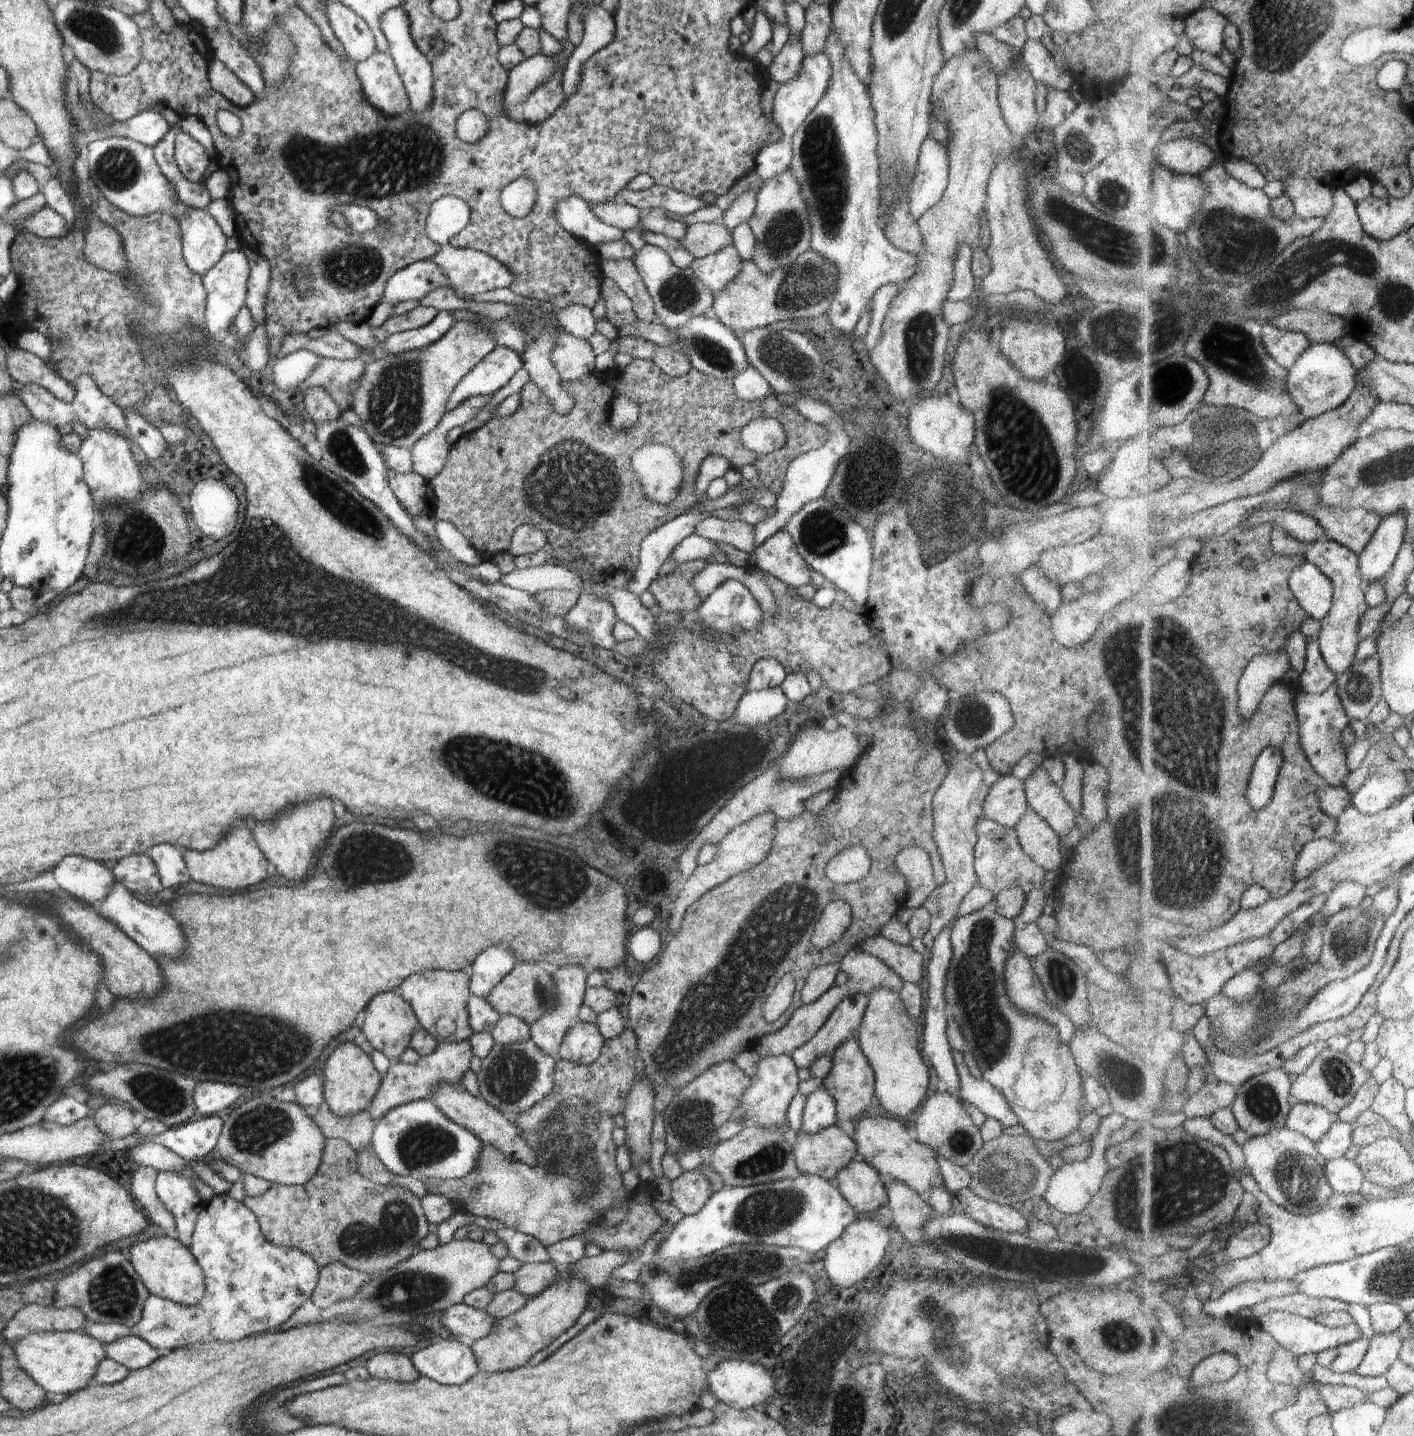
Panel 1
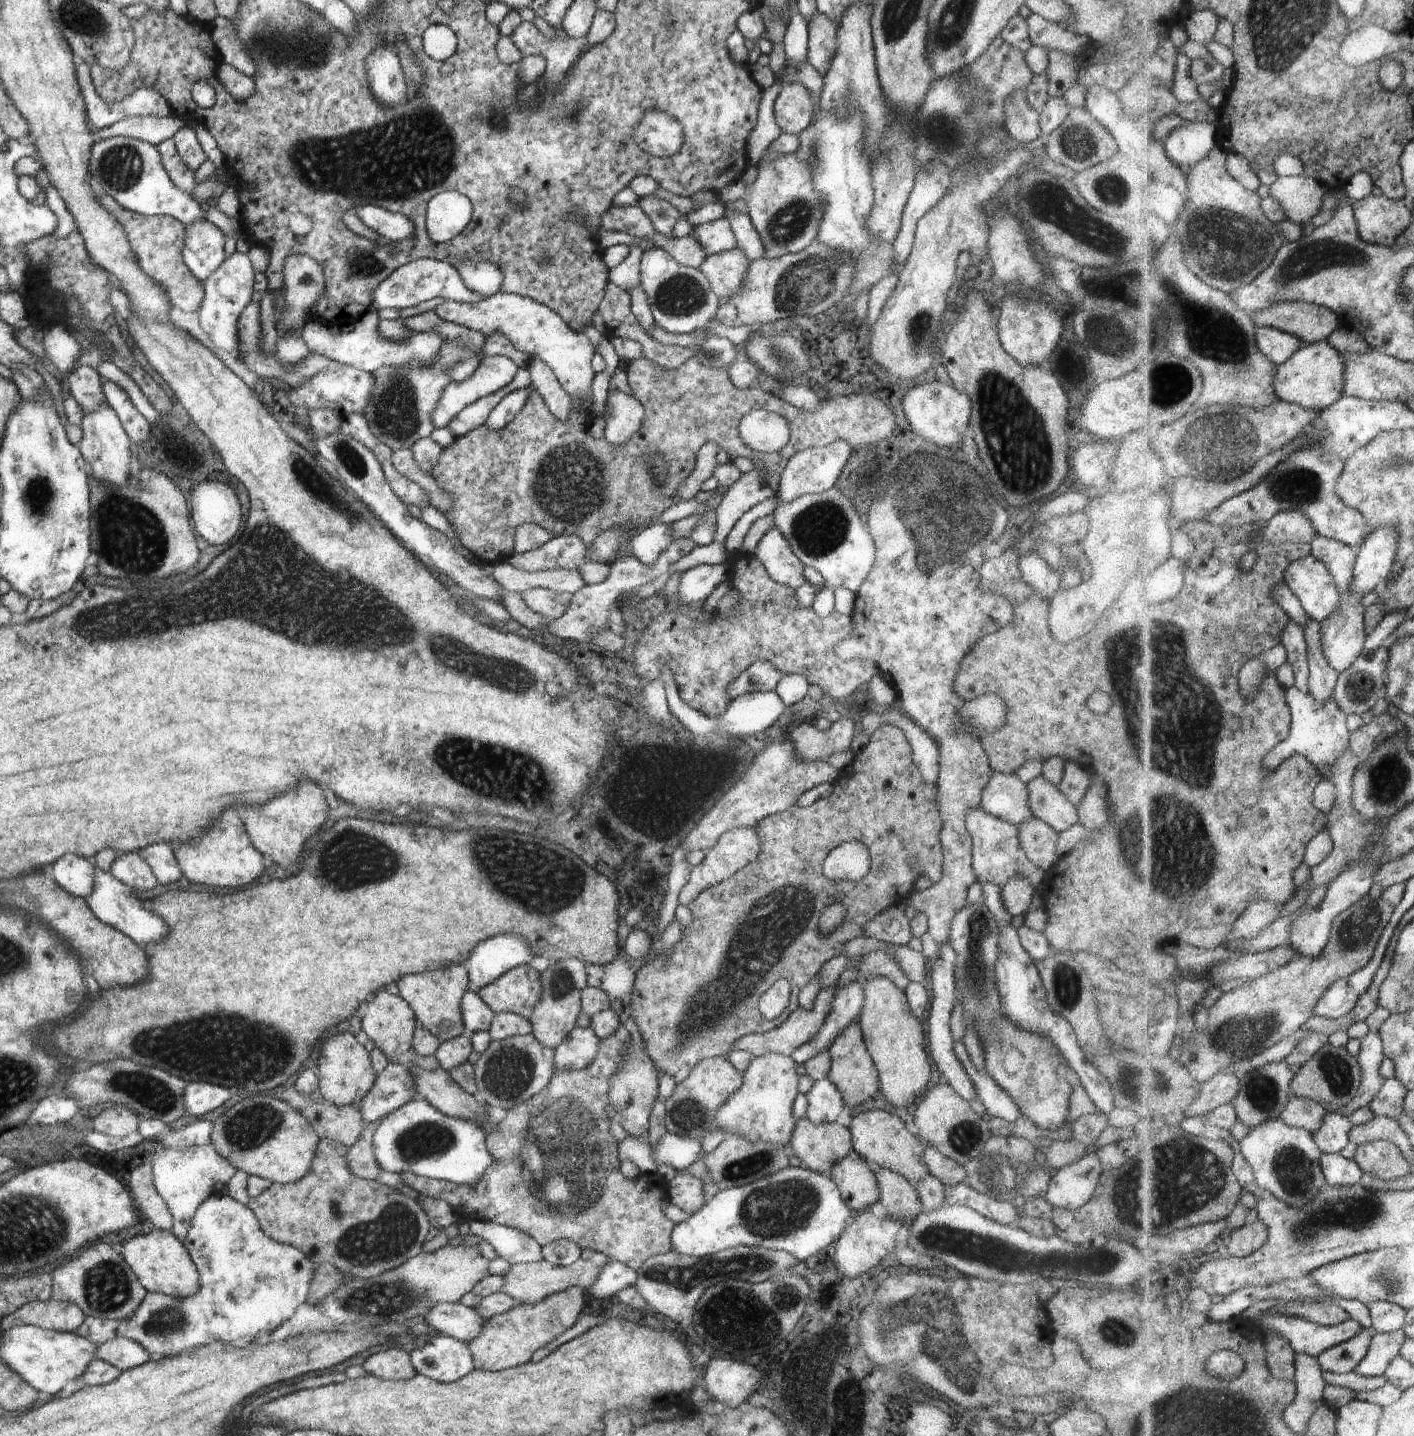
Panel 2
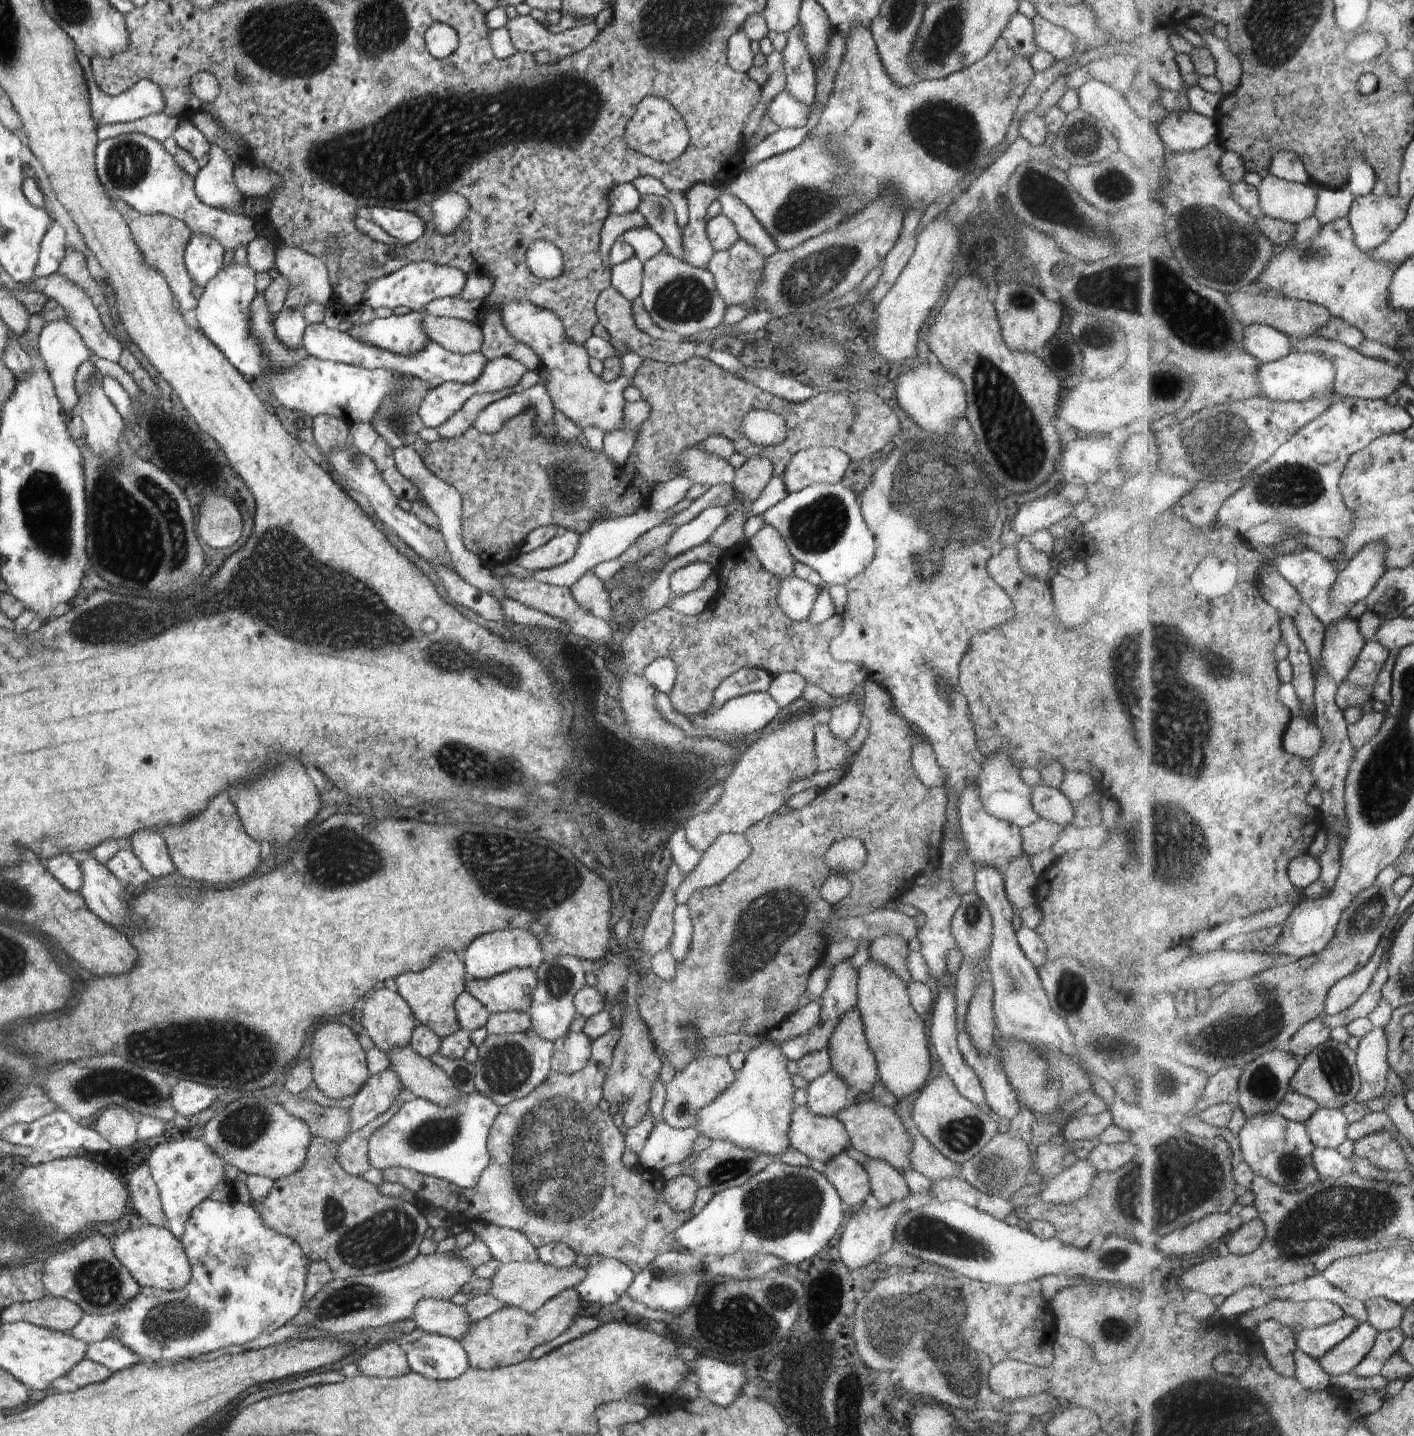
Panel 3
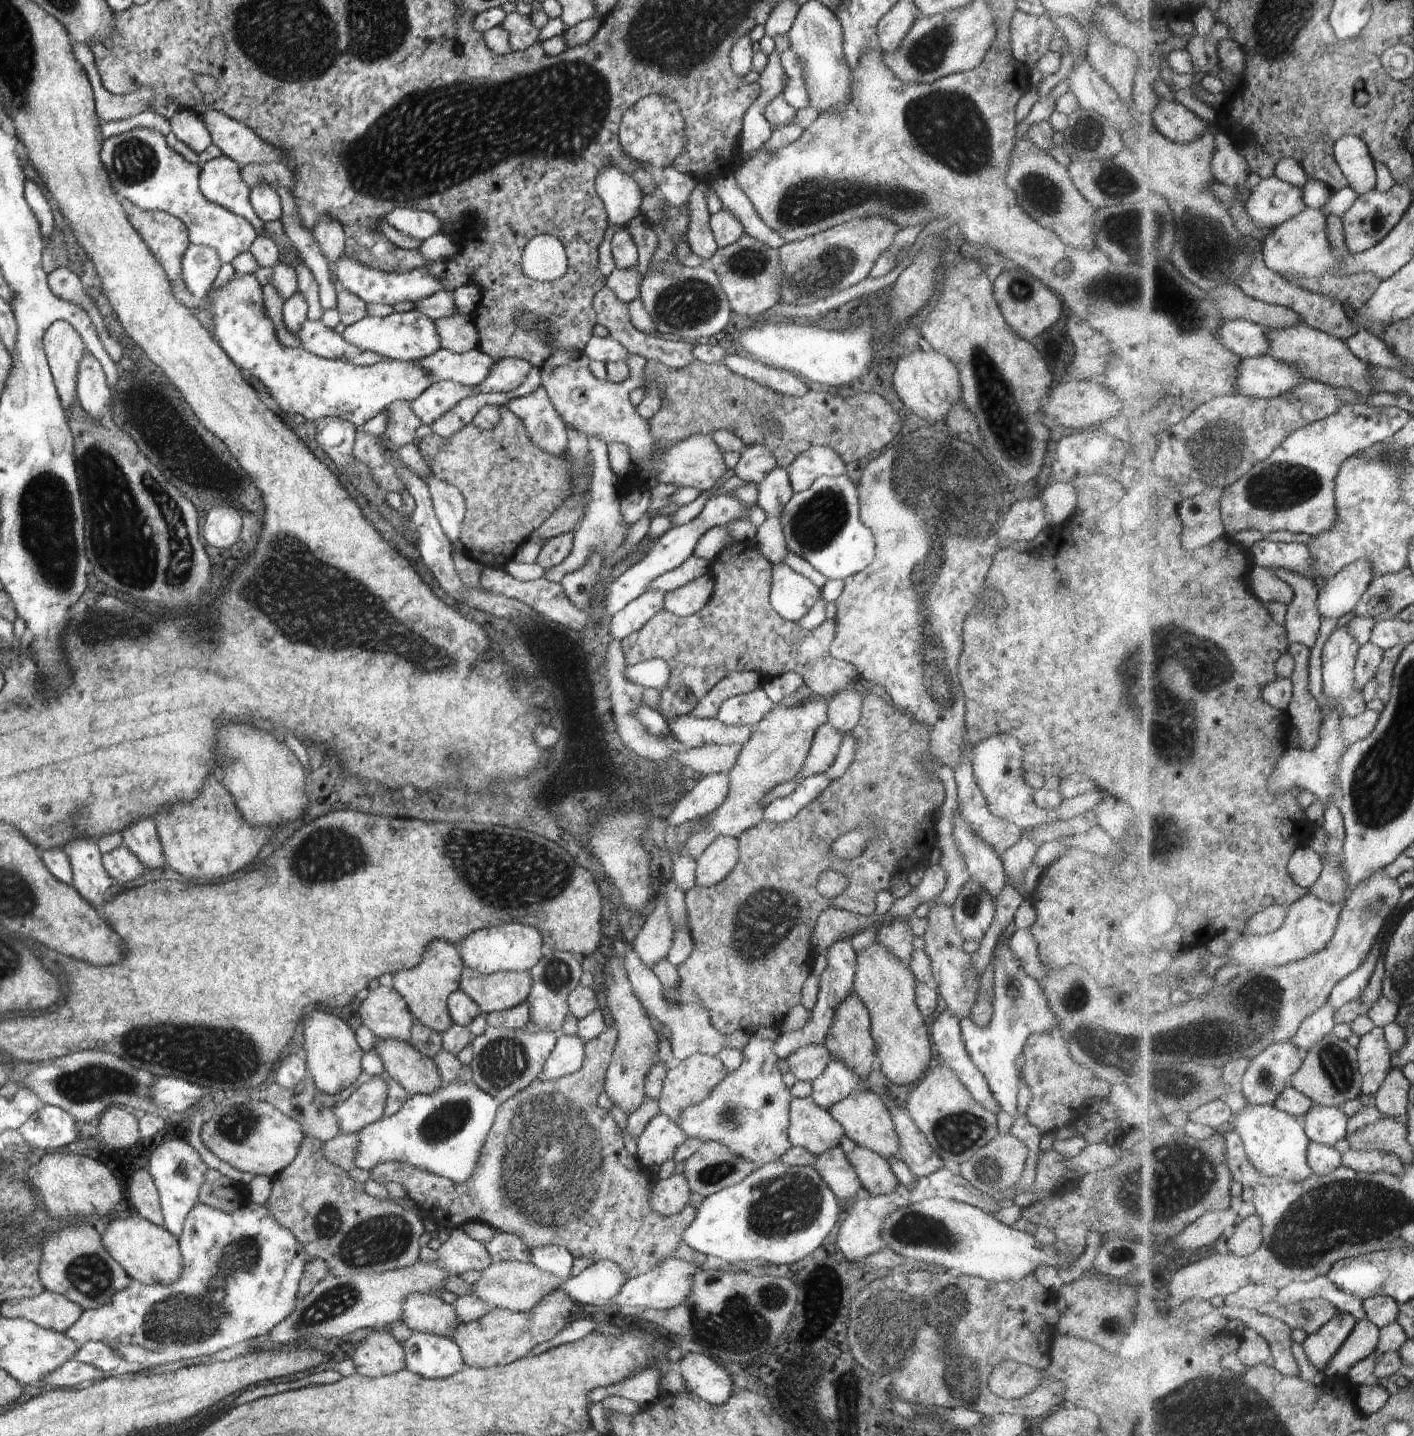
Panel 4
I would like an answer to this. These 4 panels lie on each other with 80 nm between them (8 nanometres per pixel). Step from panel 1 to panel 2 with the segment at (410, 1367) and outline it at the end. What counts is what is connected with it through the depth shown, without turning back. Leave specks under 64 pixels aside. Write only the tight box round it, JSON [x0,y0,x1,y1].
[362,1346,417,1381]

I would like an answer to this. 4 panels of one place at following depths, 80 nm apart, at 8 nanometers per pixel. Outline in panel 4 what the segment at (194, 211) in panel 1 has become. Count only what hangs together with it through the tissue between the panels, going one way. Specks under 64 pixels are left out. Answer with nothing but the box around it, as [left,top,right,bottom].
[181,243,222,300]

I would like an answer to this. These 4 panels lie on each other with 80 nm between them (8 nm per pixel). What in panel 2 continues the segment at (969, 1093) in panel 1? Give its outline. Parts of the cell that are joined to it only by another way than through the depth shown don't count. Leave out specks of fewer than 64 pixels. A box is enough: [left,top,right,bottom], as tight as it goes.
[954,1041,1021,1123]

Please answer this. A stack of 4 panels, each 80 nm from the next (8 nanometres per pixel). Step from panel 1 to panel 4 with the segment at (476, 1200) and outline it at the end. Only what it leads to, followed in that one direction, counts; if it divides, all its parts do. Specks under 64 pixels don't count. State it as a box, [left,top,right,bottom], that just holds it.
[369,1026,707,1279]

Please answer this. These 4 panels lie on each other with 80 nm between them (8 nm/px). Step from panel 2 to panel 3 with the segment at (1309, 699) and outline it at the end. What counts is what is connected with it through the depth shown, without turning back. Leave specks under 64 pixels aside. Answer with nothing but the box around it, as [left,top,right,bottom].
[1279,682,1325,760]

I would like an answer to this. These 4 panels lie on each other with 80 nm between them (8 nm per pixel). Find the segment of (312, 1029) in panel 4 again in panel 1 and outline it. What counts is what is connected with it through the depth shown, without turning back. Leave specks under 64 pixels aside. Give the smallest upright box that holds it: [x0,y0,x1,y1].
[321,1041,383,1117]

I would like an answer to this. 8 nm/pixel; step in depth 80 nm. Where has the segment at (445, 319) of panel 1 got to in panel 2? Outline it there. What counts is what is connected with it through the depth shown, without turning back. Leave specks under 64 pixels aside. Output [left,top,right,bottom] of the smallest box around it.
[301,307,443,373]

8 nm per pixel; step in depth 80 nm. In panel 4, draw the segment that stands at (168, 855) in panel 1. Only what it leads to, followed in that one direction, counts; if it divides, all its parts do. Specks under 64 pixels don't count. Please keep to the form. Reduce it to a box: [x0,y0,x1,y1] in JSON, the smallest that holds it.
[120,818,168,871]

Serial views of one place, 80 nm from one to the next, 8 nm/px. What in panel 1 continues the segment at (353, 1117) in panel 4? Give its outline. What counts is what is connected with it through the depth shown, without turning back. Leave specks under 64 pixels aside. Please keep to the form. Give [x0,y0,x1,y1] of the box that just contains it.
[366,1041,473,1120]

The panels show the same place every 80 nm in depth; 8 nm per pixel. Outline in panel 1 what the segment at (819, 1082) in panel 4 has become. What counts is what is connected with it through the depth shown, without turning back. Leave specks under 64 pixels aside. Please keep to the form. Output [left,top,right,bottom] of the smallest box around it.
[799,1086,836,1133]

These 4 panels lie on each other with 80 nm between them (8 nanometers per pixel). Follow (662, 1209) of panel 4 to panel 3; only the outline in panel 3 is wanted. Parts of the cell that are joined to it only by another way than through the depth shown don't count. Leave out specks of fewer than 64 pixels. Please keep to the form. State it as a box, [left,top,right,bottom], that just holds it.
[661,1174,700,1212]

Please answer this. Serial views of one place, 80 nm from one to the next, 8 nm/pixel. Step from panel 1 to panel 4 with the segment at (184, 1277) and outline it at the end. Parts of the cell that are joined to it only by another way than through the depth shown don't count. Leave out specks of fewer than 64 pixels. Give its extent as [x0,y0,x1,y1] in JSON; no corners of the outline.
[101,1215,184,1285]

